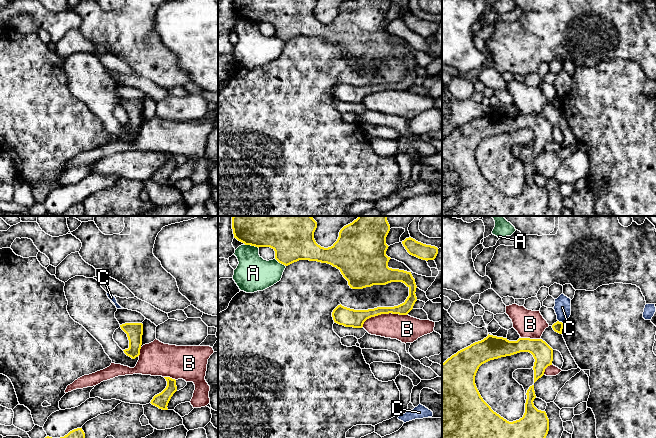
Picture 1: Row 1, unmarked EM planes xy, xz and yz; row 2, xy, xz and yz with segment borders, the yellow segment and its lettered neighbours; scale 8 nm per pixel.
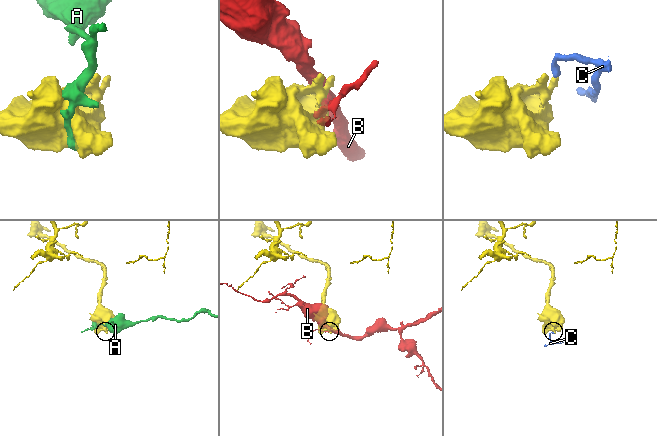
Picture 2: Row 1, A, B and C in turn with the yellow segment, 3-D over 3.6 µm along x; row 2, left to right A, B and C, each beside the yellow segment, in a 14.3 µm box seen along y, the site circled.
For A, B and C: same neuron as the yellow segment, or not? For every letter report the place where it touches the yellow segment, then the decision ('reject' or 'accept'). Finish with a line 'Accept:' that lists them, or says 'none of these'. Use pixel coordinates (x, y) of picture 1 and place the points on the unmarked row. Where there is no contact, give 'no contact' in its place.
A: meets yellow in xz at (252, 21); reject
B: meets yellow in xz at (383, 89); reject
C: meets yellow in yz at (560, 98); reject
Accept: none of these

